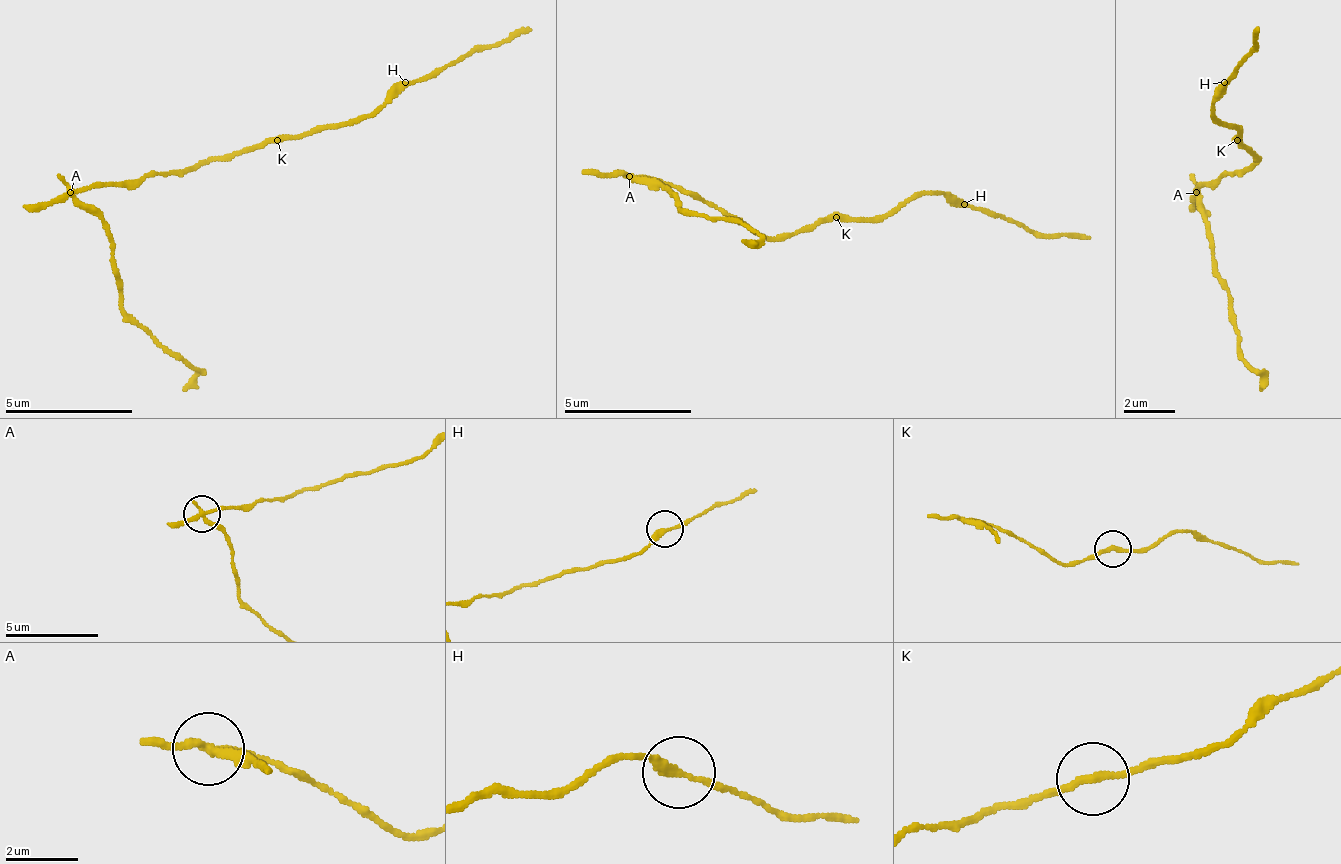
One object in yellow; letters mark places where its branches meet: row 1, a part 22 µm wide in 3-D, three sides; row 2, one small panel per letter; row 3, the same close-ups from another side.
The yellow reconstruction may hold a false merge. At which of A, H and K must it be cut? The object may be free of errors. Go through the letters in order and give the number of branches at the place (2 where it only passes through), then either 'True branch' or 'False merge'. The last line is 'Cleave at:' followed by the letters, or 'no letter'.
A: Branches: 3. False merge
H: Branches: 2. True branch
K: Branches: 2. True branch
Cleave at: A

